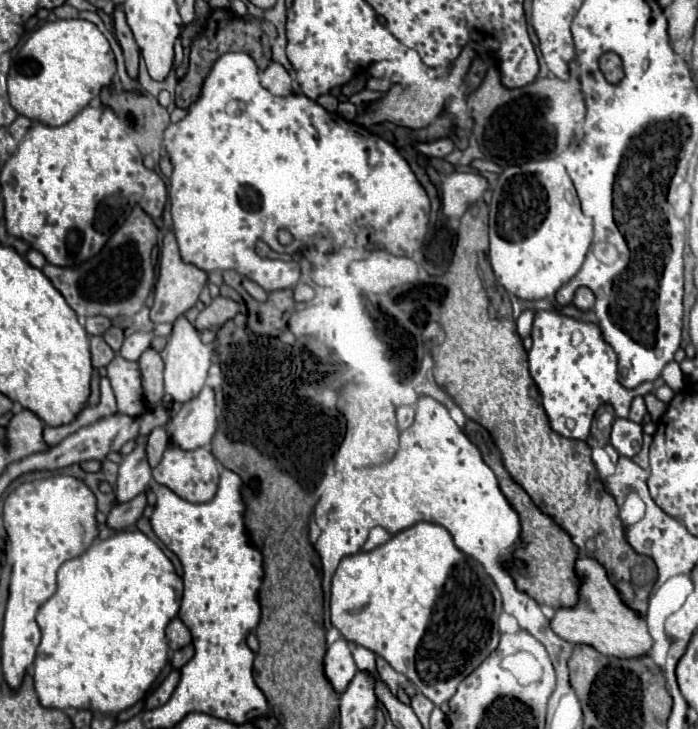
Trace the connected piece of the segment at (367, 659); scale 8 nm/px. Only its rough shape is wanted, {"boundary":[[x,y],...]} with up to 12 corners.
{"boundary":[[356,646],[352,654],[360,670],[376,674],[376,654],[364,646]]}

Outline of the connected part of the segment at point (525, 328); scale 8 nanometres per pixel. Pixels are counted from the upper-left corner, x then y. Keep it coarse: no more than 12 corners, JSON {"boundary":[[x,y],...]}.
{"boundary":[[524,310],[518,324],[522,338],[530,334],[536,310]]}

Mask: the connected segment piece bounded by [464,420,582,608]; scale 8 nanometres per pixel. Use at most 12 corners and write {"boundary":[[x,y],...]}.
{"boundary":[[476,422],[466,434],[520,514],[526,548],[514,570],[538,604],[578,602],[578,548],[508,474],[492,436]]}

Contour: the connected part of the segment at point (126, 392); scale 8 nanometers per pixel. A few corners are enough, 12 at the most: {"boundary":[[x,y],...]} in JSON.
{"boundary":[[116,356],[106,370],[118,412],[144,412],[138,364]]}

